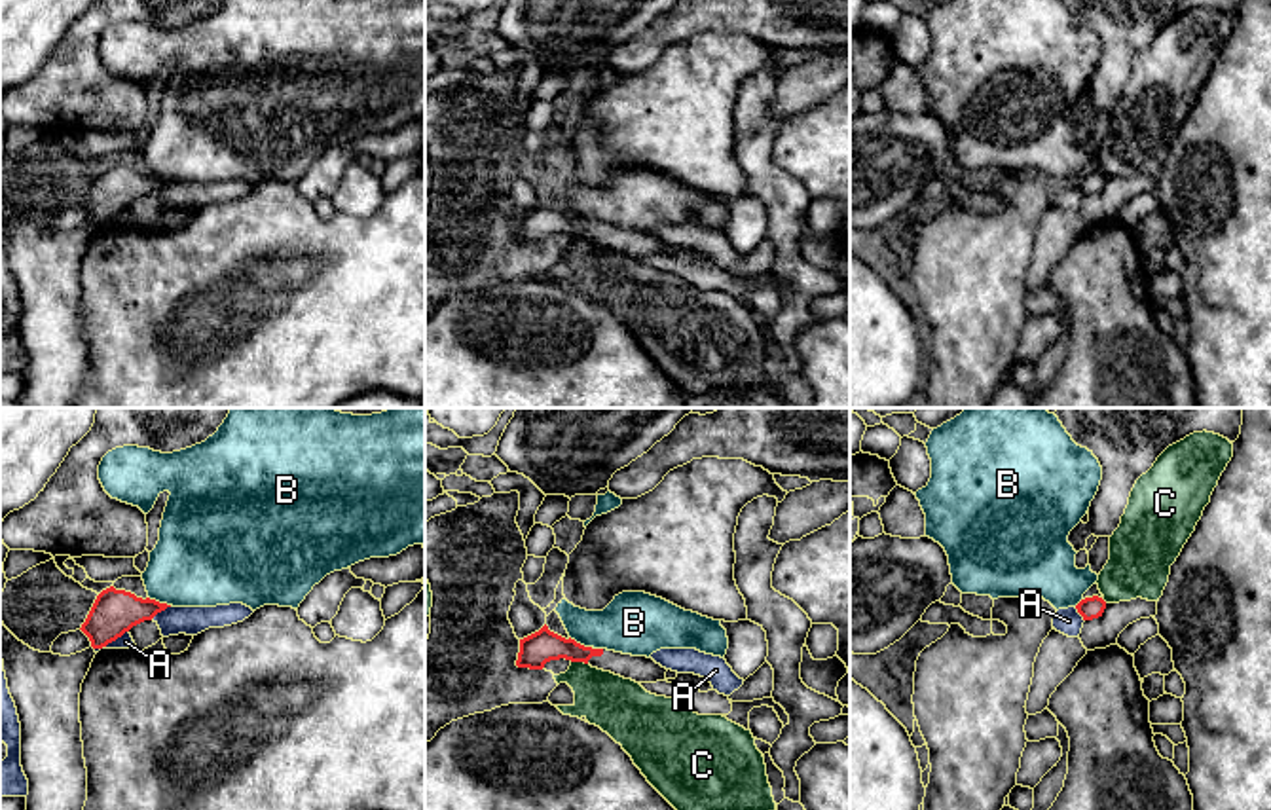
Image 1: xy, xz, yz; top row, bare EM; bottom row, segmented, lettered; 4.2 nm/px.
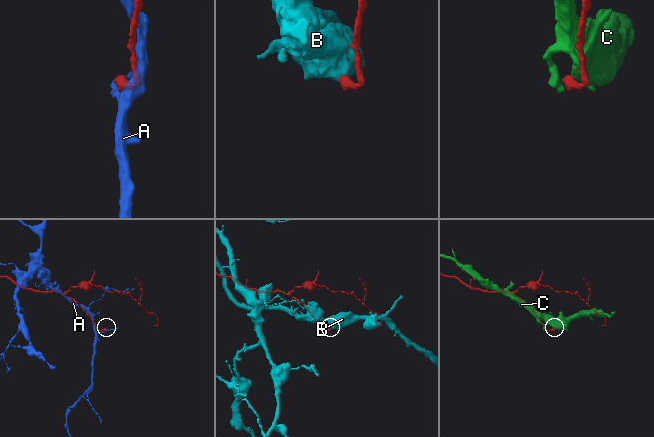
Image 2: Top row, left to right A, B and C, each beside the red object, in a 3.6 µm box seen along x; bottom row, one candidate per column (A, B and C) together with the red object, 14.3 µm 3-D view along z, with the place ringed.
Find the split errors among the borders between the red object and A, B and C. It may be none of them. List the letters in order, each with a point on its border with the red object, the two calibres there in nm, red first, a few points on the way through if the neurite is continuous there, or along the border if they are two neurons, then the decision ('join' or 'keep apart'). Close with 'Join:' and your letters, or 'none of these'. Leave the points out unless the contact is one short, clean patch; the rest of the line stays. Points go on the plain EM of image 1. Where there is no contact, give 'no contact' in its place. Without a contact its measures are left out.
A: xy (110, 217) | 190/60 nm | keep apart
B: xy (158, 177) | 190/400 nm | along xy (148, 171), (169, 181) | keep apart
C: xz (579, 236) | 140/240 nm | keep apart
Join: none of these

